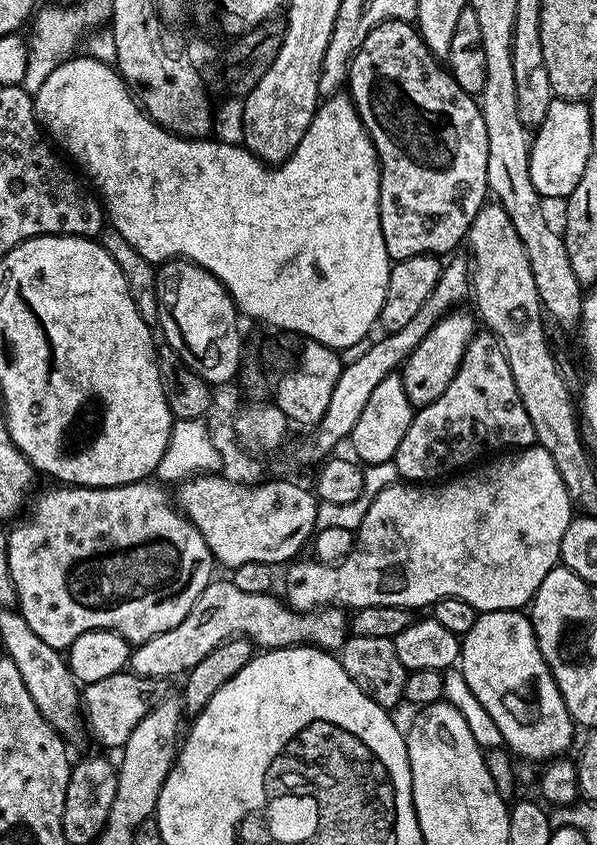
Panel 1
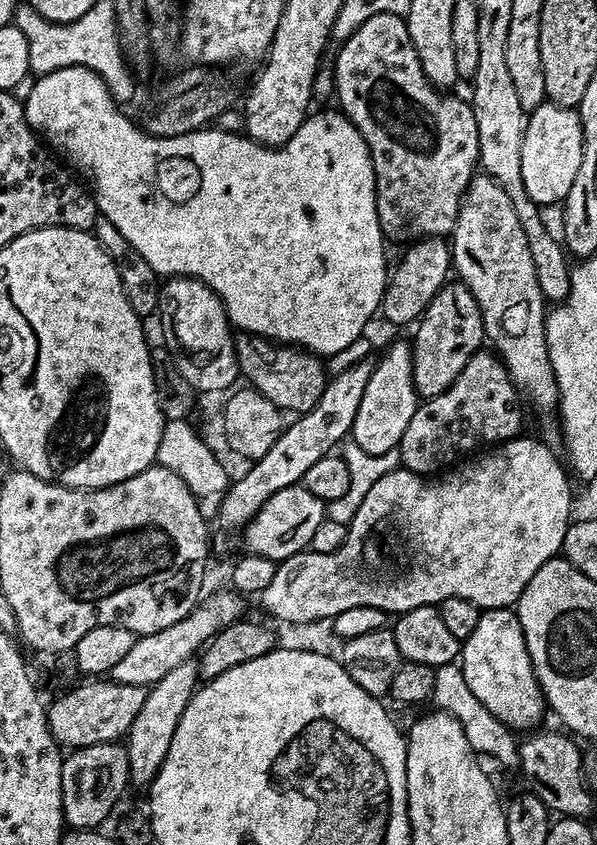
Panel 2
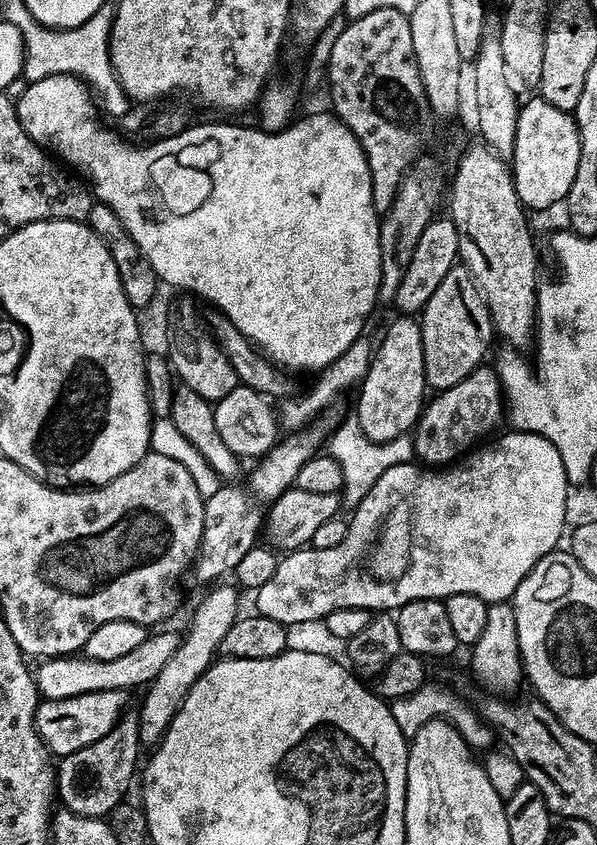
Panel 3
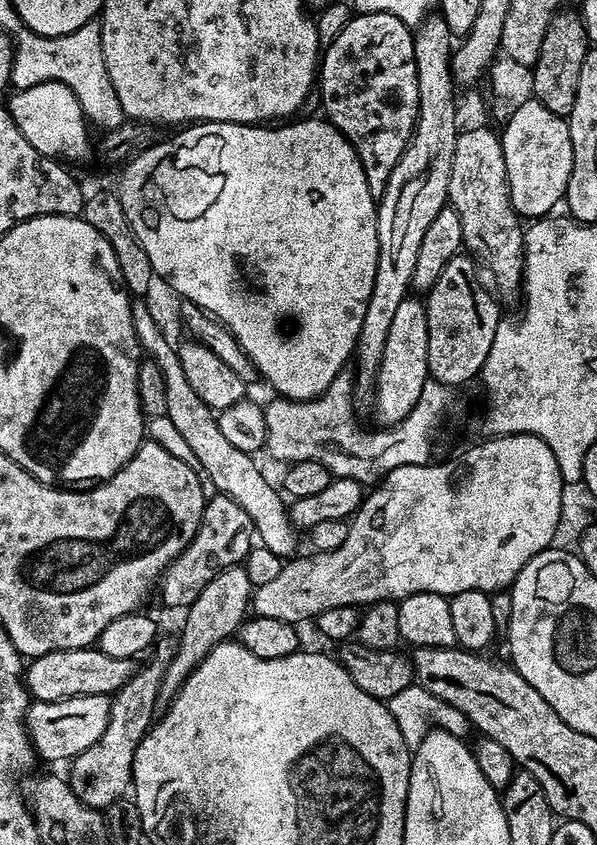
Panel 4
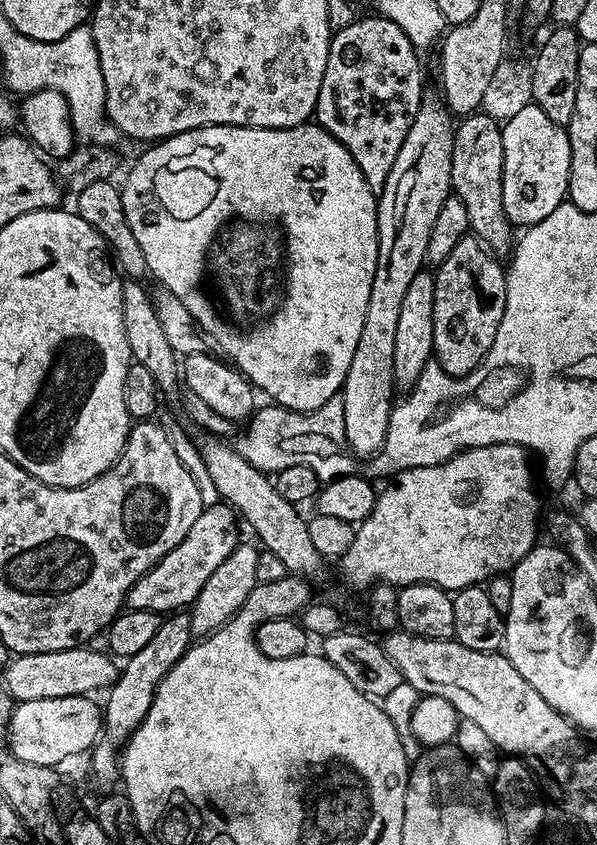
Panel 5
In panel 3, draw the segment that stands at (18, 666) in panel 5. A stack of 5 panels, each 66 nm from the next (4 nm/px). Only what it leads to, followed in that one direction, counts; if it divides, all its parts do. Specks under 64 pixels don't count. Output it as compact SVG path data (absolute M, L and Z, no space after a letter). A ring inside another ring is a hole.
M160 632L150 634L146 638L146 642L142 642L142 646L137 646L130 654L125 654L122 658L113 658L110 662L98 662L91 660L90 657L83 654L73 654L70 656L53 656L45 659L44 664L39 669L35 669L34 675L36 678L36 690L45 700L61 700L62 698L74 698L78 694L90 694L98 690L118 690L119 692L127 693L128 688L143 689L145 686L152 683L154 678L158 678L162 666L166 666L166 662L170 662L170 658L176 652L178 636L172 632Z

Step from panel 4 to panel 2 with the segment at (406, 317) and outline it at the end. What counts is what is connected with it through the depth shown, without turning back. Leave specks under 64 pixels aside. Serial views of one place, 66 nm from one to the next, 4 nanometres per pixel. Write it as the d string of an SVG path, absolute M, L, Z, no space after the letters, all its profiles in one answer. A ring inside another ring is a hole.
M406 339L396 340L384 352L384 357L375 361L370 382L362 390L362 402L358 414L354 414L354 426L350 433L351 443L362 446L366 454L386 454L399 449L402 434L410 426L418 407L418 395L412 381L413 345Z

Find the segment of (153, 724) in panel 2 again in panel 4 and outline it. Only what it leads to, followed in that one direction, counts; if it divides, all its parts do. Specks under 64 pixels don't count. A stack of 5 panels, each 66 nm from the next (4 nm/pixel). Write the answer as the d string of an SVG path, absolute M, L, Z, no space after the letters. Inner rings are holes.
M242 566L222 570L217 576L210 578L210 582L206 582L202 594L198 594L198 598L194 598L192 605L183 613L184 629L178 635L176 653L168 664L160 687L161 701L171 702L184 685L184 679L200 665L202 658L206 658L206 654L210 654L214 646L233 639L239 633L240 625L249 615L253 591L250 574L246 574Z

